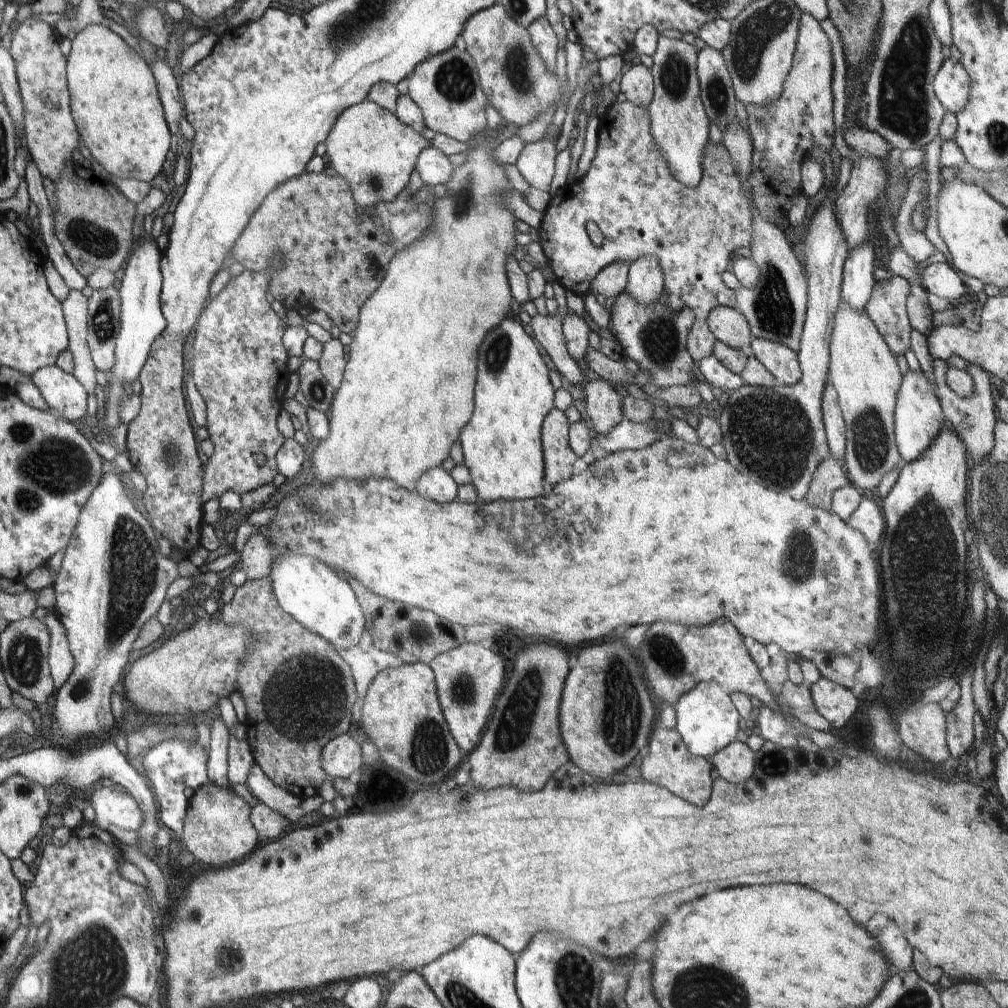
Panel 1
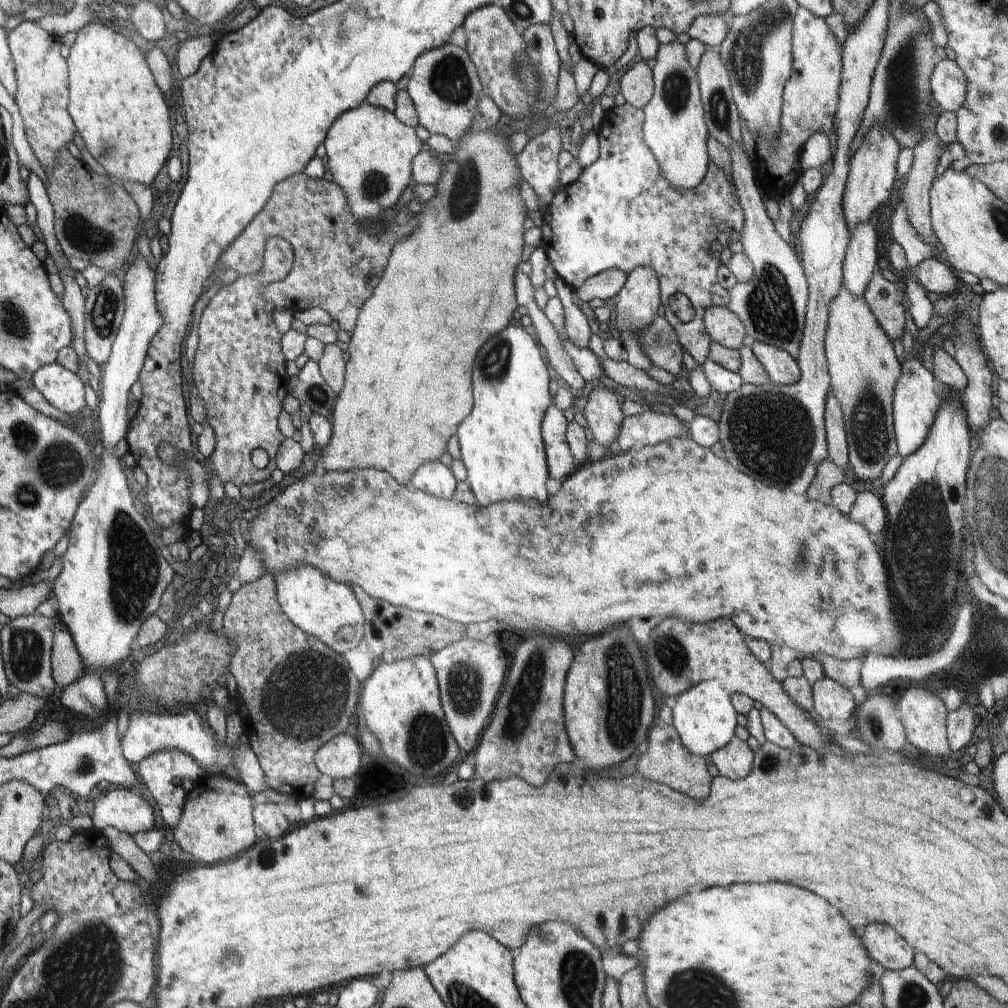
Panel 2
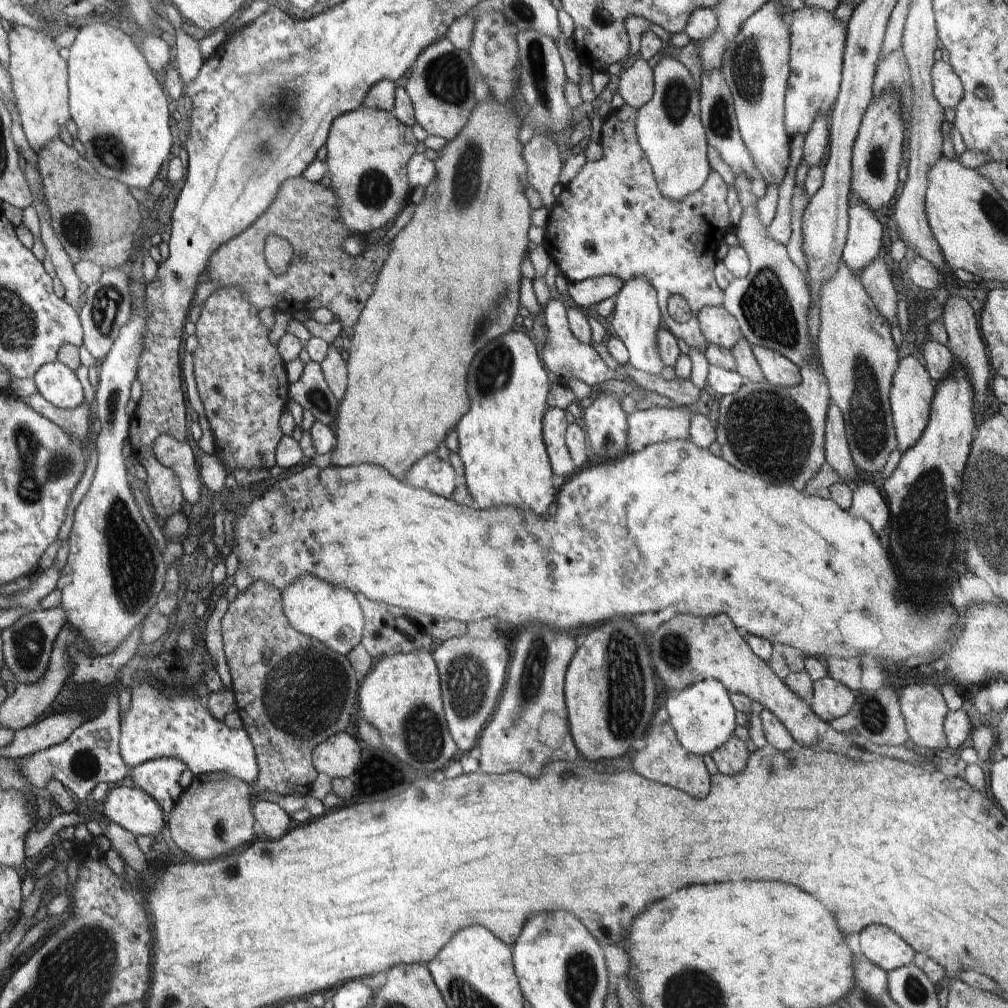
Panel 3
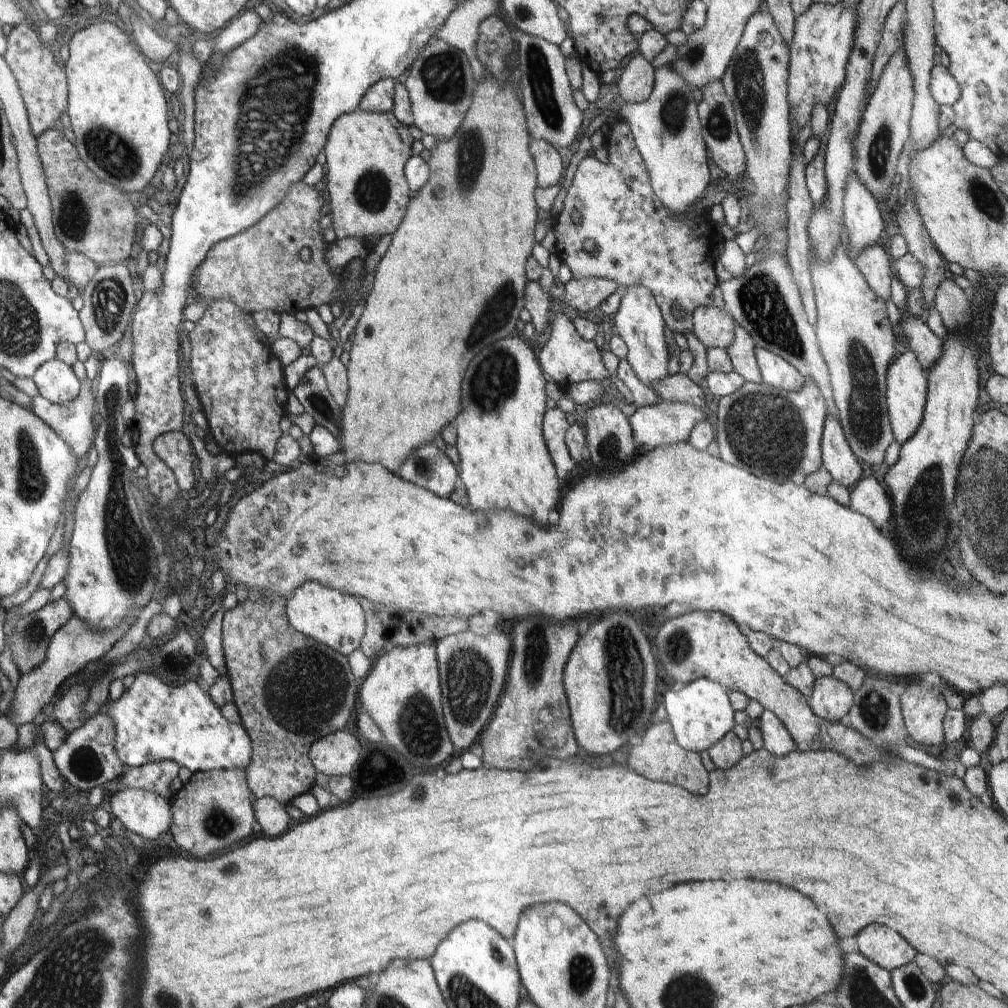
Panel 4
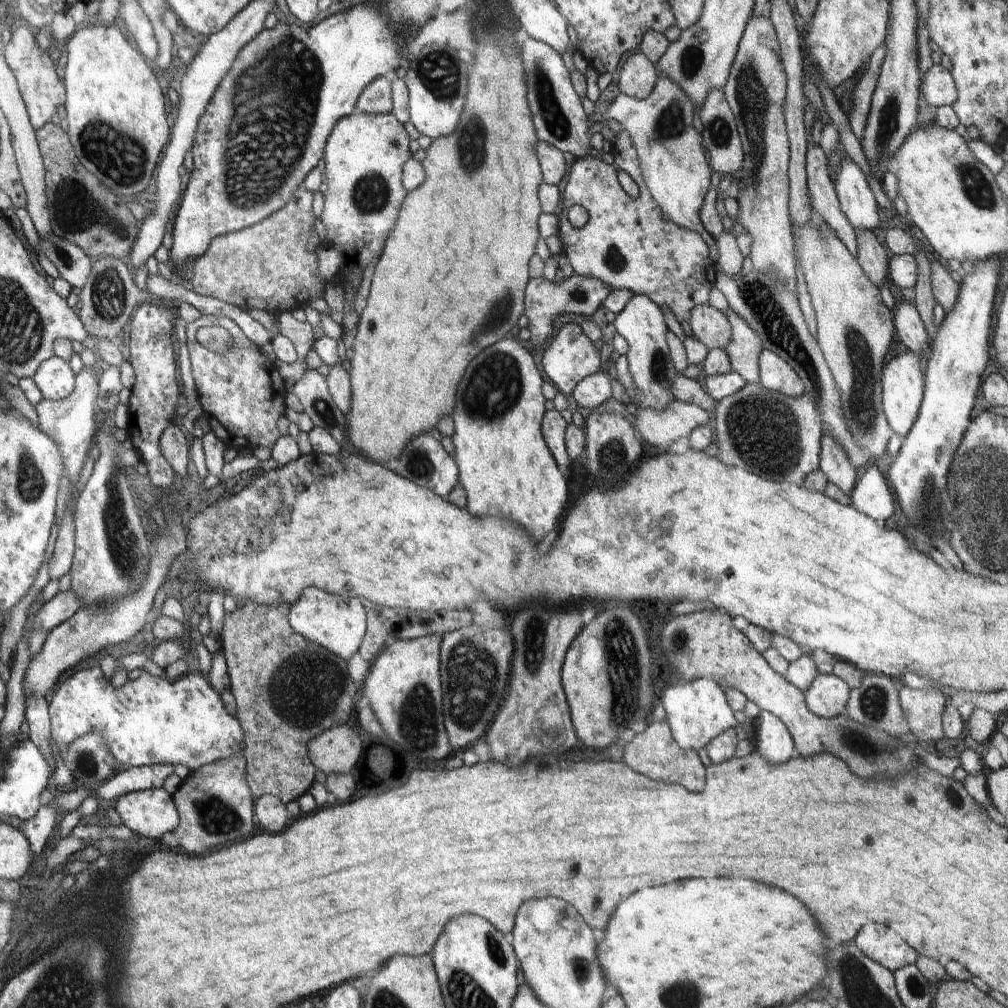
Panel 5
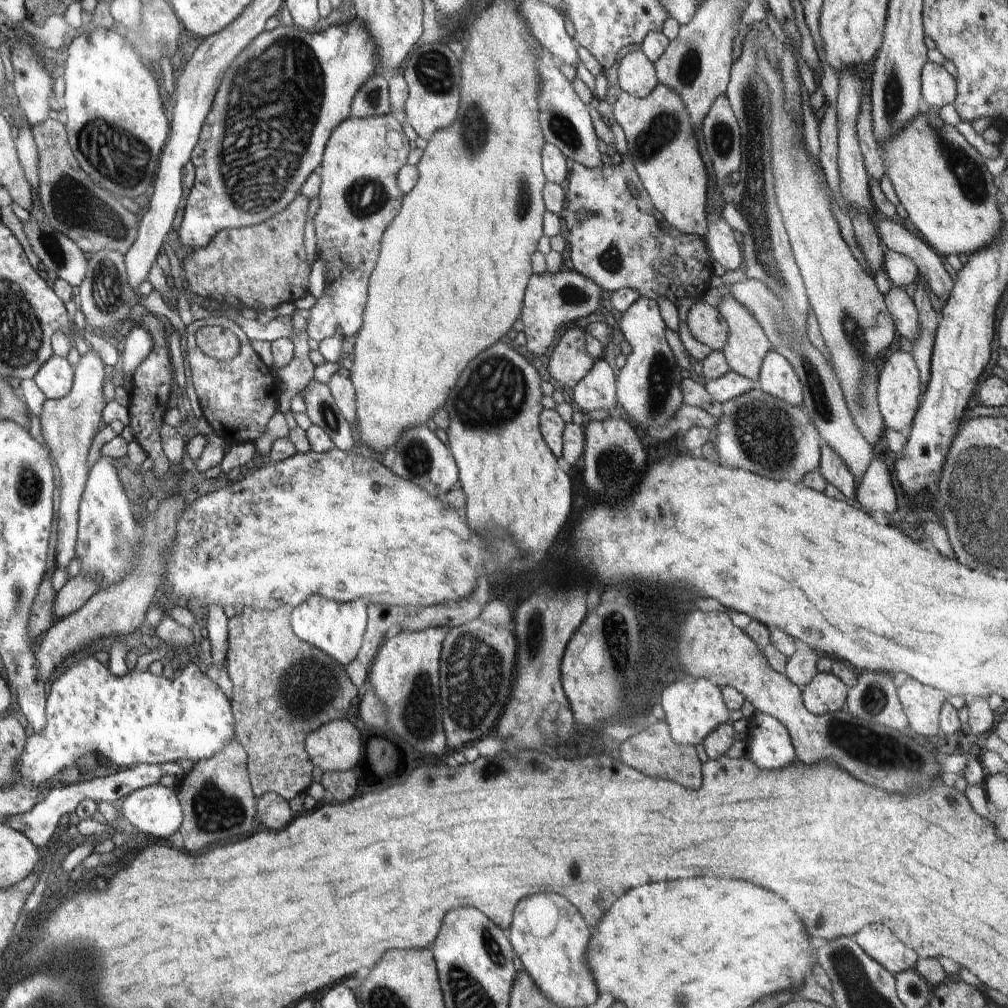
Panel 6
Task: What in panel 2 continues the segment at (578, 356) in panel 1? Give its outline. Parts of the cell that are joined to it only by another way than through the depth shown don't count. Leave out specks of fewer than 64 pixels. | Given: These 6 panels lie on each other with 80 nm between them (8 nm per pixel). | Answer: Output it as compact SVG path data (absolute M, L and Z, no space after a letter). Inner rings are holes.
M560 277L554 281L554 284L557 288L557 297L561 300L565 312L564 328L566 336L574 346L588 349L588 340L592 332L590 331L590 325L588 325L586 307L579 307L574 304L571 297L573 289Z

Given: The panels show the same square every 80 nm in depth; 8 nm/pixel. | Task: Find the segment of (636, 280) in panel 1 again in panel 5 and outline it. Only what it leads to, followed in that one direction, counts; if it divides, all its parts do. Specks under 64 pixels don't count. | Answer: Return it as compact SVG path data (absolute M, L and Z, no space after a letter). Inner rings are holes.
M633 293L622 312L616 315L613 326L629 344L627 352L629 371L636 386L642 390L641 400L635 403L631 400L632 404L629 408L633 412L636 409L656 409L657 411L665 409L665 406L674 400L670 385L680 372L676 371L670 359L670 351L666 344L666 332L669 329L664 323L661 308L654 304L648 295Z

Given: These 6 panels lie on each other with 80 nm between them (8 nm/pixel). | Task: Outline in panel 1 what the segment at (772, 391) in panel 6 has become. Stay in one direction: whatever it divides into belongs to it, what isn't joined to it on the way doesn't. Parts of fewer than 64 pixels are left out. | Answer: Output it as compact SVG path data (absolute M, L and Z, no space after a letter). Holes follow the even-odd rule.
M753 337L749 352L766 367L779 385L792 386L802 376L798 355L786 345Z

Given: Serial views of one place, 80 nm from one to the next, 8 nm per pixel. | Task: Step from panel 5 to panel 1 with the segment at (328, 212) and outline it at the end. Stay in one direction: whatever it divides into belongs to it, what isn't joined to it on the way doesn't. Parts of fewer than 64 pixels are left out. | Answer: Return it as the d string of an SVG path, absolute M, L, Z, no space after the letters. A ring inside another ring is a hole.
M366 100L339 114L326 139L327 164L348 181L359 208L369 209L380 202L394 200L408 185L410 173L423 148L432 145L389 110Z

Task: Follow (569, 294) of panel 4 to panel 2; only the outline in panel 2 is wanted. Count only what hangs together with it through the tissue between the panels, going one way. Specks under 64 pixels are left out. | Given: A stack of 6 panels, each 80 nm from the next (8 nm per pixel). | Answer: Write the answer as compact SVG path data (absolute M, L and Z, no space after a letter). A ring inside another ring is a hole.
M612 269L591 276L584 281L579 289L573 289L573 293L586 307L587 303L594 298L608 300L616 297L627 281L627 274L620 269Z

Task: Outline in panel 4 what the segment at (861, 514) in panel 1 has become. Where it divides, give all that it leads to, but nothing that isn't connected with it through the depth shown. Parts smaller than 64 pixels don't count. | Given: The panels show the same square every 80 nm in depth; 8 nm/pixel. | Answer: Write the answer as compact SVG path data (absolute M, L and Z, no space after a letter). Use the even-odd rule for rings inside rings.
M880 472L858 481L858 485L851 492L850 508L868 516L878 528L882 528L890 520L892 503Z

